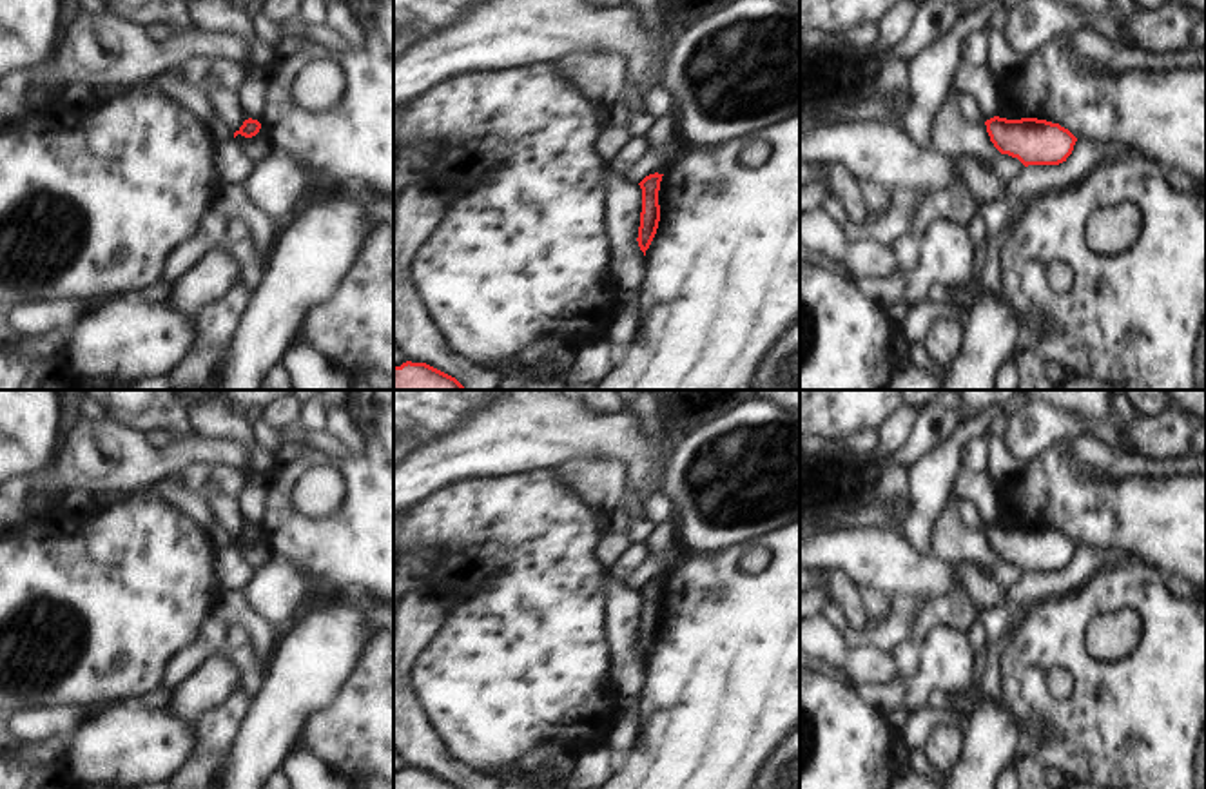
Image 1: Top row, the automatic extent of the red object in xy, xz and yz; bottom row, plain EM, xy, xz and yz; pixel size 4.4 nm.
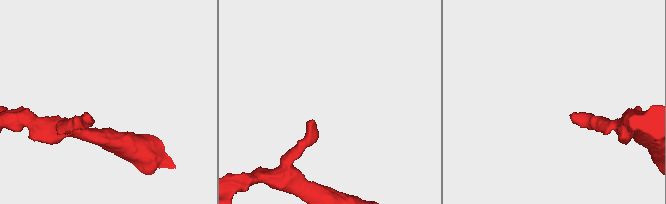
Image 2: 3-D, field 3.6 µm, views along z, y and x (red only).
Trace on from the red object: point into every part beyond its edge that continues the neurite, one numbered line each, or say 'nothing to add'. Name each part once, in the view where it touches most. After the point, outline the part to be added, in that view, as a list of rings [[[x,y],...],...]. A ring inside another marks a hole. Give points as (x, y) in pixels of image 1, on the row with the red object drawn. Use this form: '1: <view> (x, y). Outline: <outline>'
nothing to add

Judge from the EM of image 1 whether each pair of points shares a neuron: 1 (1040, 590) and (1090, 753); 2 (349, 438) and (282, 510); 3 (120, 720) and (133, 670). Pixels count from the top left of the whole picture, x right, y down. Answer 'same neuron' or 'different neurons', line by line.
1: different neurons
2: different neurons
3: different neurons

